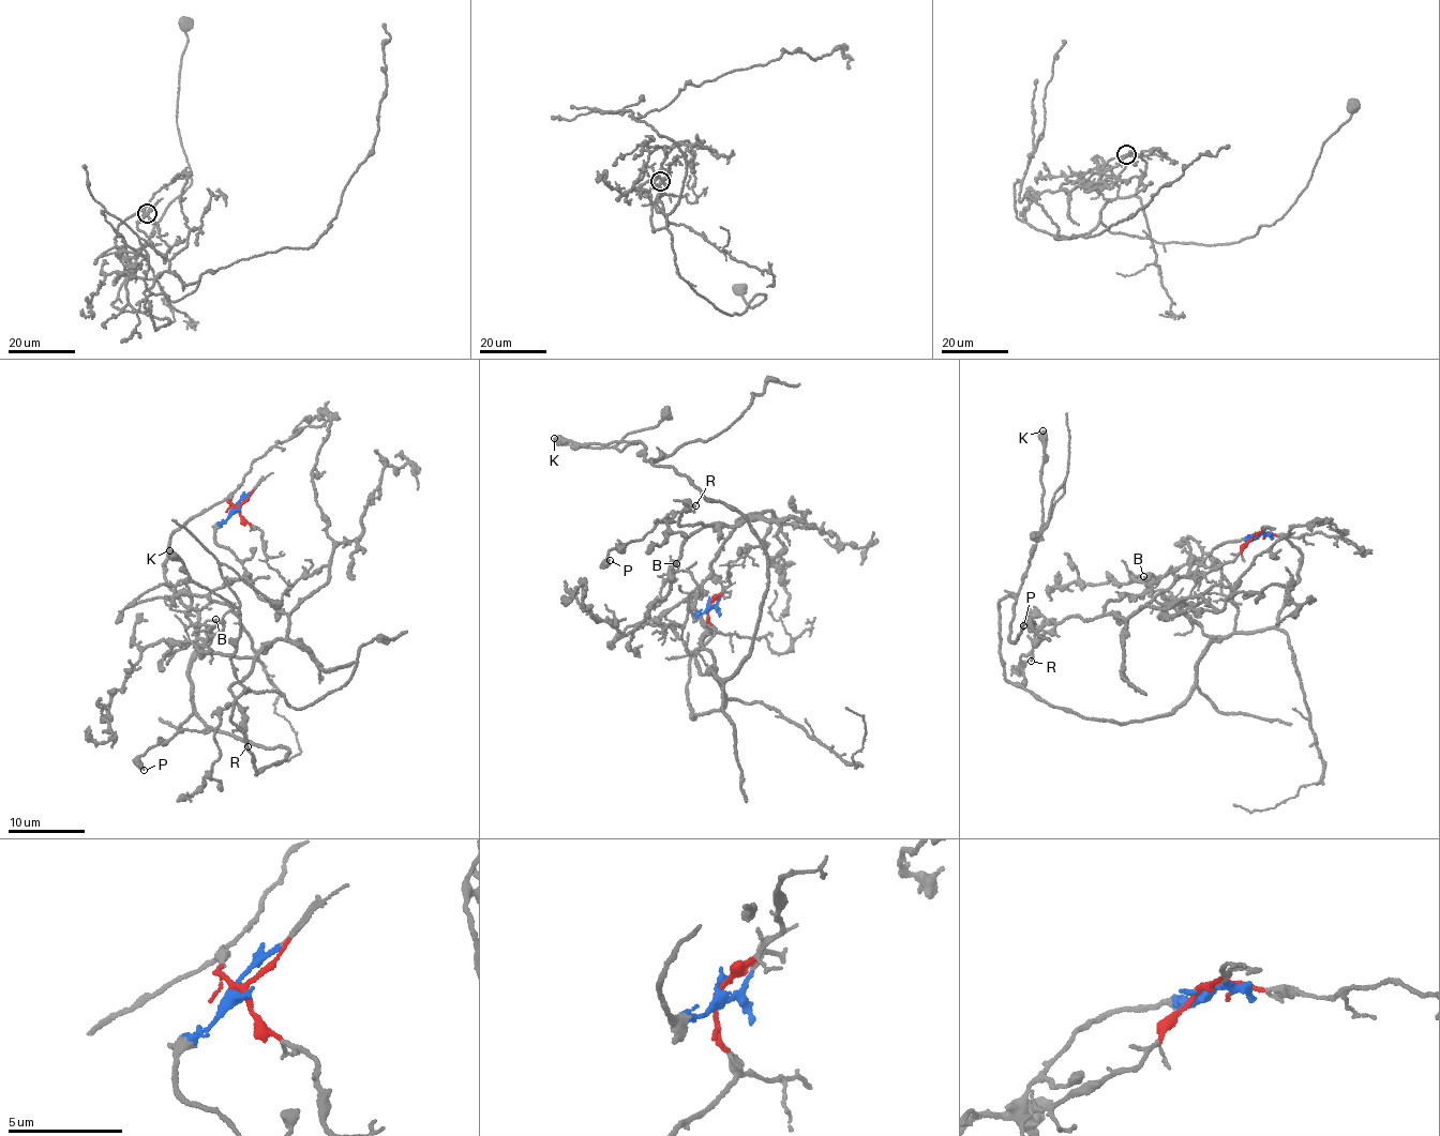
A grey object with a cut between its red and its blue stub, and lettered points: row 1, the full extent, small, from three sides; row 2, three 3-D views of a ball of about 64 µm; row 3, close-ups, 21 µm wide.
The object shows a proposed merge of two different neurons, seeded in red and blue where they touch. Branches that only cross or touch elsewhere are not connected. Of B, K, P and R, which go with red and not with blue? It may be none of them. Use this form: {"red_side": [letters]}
{"red_side": ["B", "K"]}

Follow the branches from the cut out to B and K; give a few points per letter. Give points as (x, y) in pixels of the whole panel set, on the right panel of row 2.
B: (1255, 535), (1285, 536), (1279, 535), (1302, 556), (1299, 580), (1276, 626), (1211, 638), (1156, 600), (1143, 576)
K: (1255, 535), (1302, 556), (1276, 626), (1165, 716), (1052, 708), (998, 610), (1043, 429)

